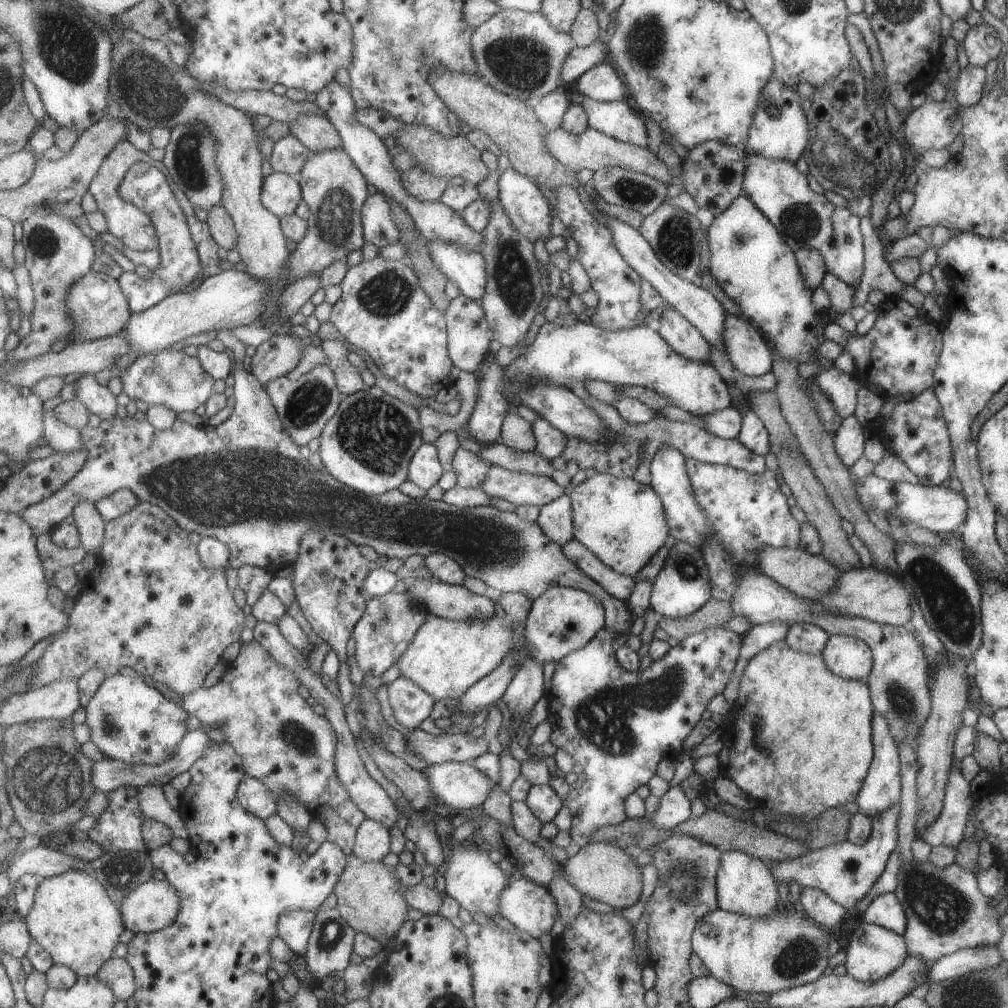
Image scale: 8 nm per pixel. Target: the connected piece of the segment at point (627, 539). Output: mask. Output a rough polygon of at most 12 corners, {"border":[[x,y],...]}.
{"border":[[596,473],[571,496],[576,539],[635,575],[670,541],[661,499]]}

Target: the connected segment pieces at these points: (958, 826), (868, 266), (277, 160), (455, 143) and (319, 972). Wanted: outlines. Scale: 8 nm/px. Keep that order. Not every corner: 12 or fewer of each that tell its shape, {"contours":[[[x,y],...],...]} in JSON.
{"contours":[[[952,755],[940,815],[916,828],[931,847],[955,847],[973,795]],[[869,217],[859,222],[864,261],[852,308],[872,289],[898,297],[904,283],[882,257]],[[295,135],[278,140],[270,159],[275,173],[299,177],[312,150]],[[406,124],[400,136],[423,169],[478,187],[492,172],[464,135]],[[321,910],[306,959],[318,982],[351,966],[359,932]]]}

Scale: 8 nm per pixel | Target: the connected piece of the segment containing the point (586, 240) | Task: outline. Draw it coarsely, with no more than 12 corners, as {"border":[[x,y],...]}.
{"border":[[577,187],[557,192],[593,292],[587,322],[608,331],[652,323],[642,278],[589,214]]}

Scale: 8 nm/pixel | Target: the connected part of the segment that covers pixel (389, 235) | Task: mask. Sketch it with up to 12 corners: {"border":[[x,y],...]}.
{"border":[[378,191],[362,210],[366,239],[397,244],[401,232],[386,194]]}

